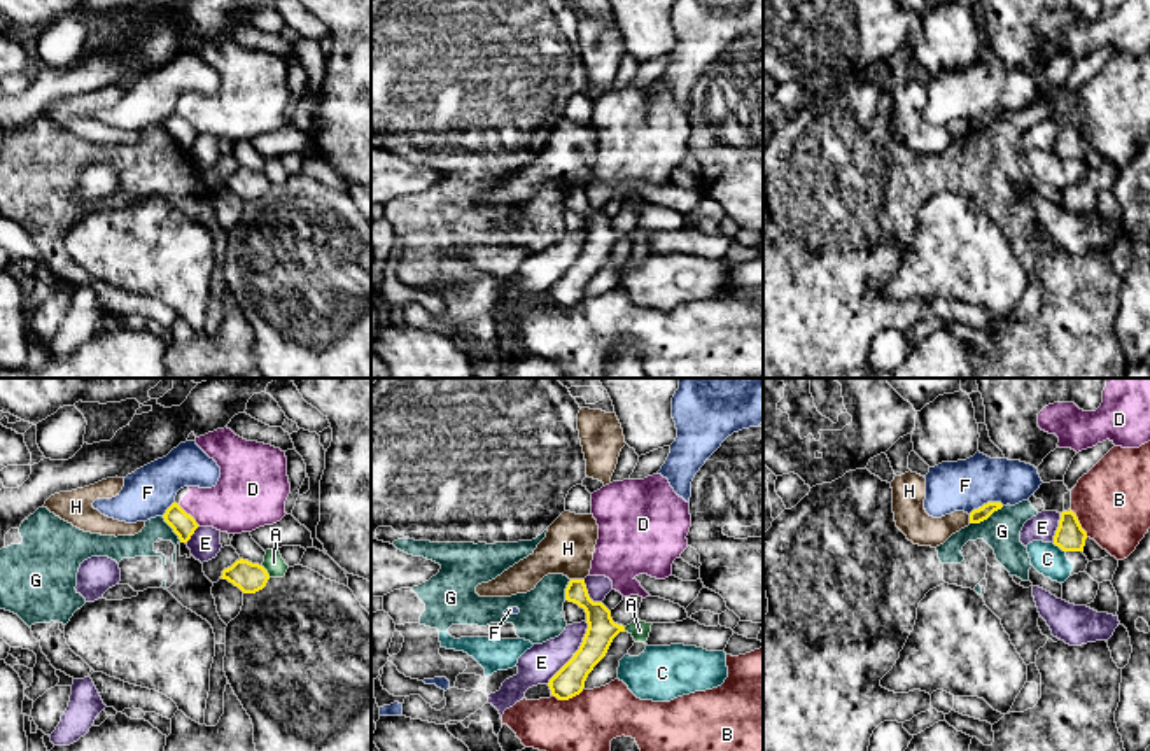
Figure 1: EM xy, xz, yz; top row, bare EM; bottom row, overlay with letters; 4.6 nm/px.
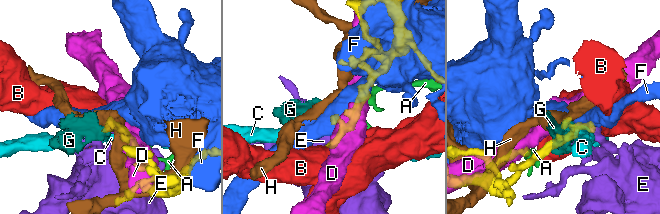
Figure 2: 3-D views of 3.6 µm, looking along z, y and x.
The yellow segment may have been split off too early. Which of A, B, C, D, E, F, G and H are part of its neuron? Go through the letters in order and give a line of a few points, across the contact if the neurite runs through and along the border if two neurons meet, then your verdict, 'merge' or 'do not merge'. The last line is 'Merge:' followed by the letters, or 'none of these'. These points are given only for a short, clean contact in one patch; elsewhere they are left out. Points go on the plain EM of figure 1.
A: do not merge
B: do not merge
C: line yz (1052, 151), (1065, 160); do not merge
D: do not merge
E: do not merge
F: line yz (1003, 112), (984, 111), (968, 121); do not merge
G: line yz (1003, 114), (986, 126), (970, 132); do not merge
H: do not merge
Merge: none of these

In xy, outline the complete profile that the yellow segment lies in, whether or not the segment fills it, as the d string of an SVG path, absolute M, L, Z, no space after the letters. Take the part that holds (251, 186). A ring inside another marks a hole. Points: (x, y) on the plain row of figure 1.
M240 166L224 177L221 186L238 194L243 201L256 201L266 194L270 182L263 173Z

